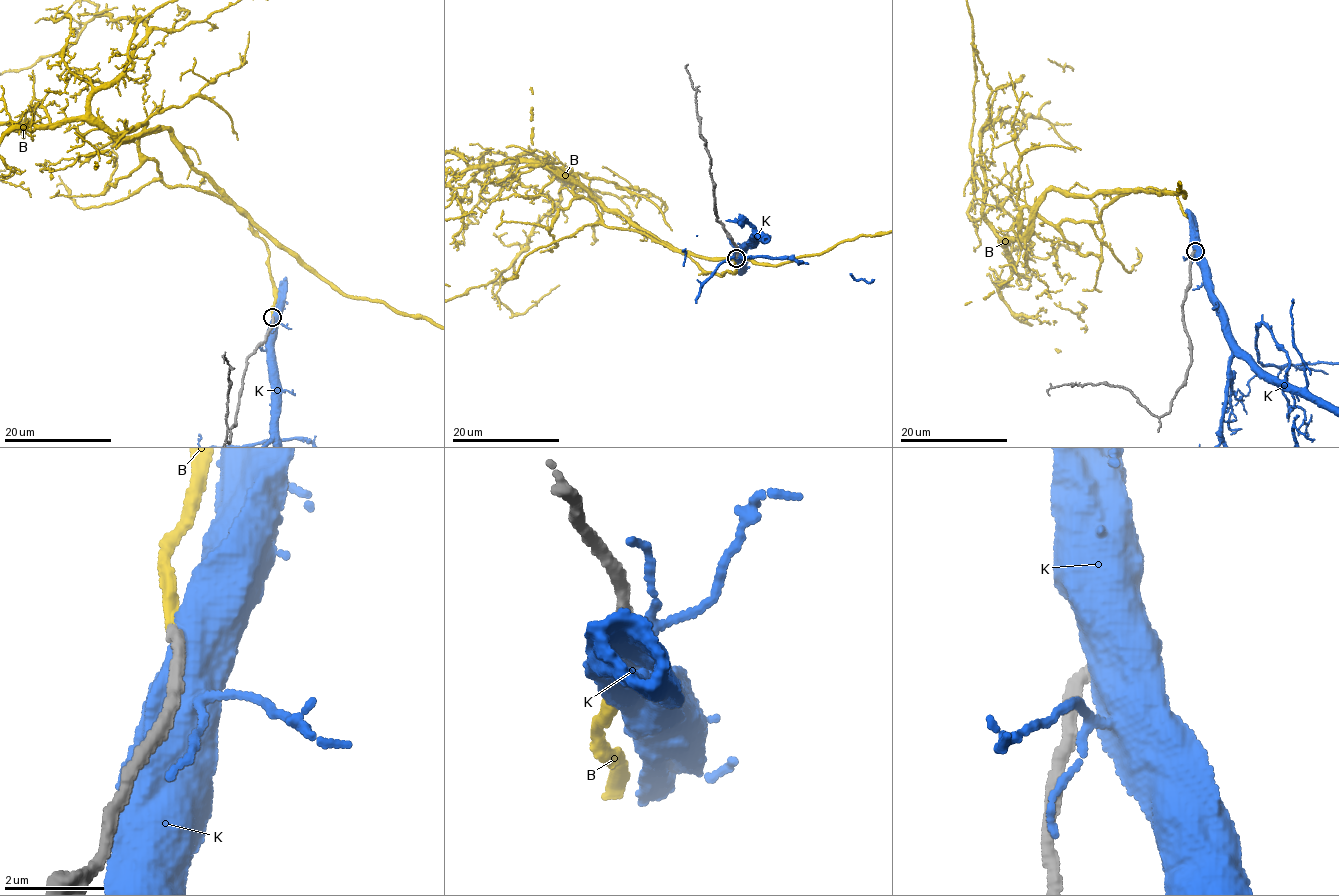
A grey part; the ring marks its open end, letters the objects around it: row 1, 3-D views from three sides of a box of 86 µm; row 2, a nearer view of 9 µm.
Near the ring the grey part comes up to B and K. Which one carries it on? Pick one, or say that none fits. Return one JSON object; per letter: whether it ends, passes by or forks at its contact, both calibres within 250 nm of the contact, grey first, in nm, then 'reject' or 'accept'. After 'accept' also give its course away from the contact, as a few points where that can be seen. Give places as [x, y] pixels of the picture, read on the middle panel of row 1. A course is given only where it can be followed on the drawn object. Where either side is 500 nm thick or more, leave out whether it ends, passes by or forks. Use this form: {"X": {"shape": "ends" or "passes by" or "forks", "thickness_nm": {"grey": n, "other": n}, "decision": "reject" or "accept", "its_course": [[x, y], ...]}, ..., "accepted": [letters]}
{"B": {"shape": "ends", "thickness_nm": {"grey": 240, "other": 220}, "decision": "accept"}, "K": {"thickness_nm": {"grey": 260, "other": 750}, "decision": "reject"}, "accepted": ["B"]}

